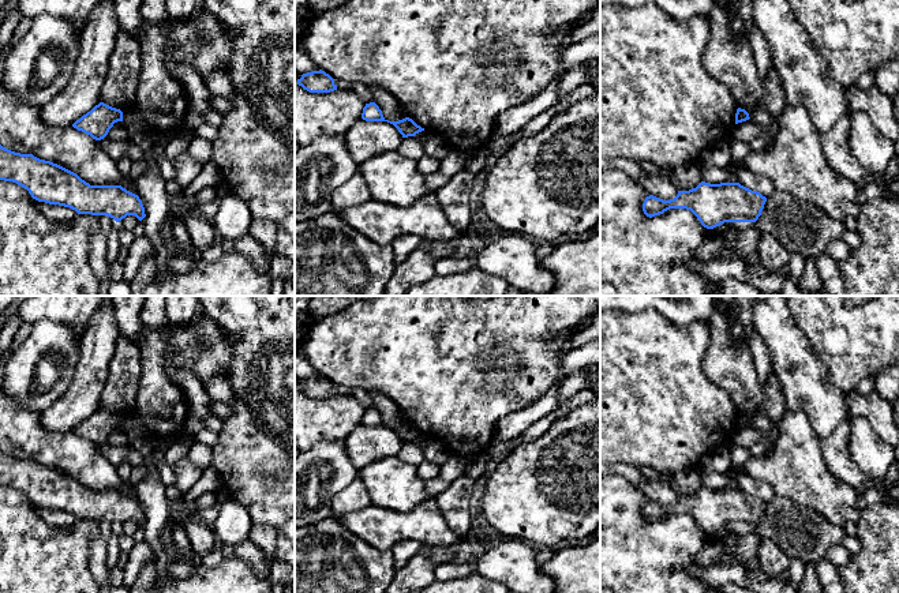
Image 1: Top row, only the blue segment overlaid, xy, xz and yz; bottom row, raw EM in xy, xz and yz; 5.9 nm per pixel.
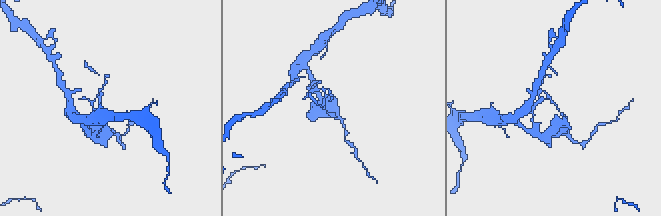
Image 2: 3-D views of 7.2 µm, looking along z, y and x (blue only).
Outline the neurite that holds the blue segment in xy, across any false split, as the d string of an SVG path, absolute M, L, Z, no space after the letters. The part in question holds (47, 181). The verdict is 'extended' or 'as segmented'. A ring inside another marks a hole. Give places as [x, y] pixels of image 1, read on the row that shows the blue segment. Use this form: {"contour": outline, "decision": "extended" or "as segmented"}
{"contour": "M1 145L0 180L16 183L38 202L70 207L78 214L108 215L116 222L127 215L139 221L146 217L139 196L121 185L90 185L57 164L11 151Z", "decision": "as segmented"}

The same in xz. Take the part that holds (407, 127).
{"contour": "M375 102L366 104L366 106L363 108L362 119L366 120L366 121L387 121L387 123L393 124L398 130L398 132L402 135L402 138L415 136L416 134L424 131L424 128L417 125L409 117L405 117L402 120L398 120L398 121L389 121L389 120L386 120L383 117L383 115L382 115L382 110L379 109L379 106Z", "decision": "as segmented"}

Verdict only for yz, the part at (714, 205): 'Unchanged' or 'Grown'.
Unchanged

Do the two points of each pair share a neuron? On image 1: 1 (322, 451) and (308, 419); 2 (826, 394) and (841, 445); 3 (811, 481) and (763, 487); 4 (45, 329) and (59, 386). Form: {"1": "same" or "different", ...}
{"1": "different", "2": "different", "3": "different", "4": "same"}

